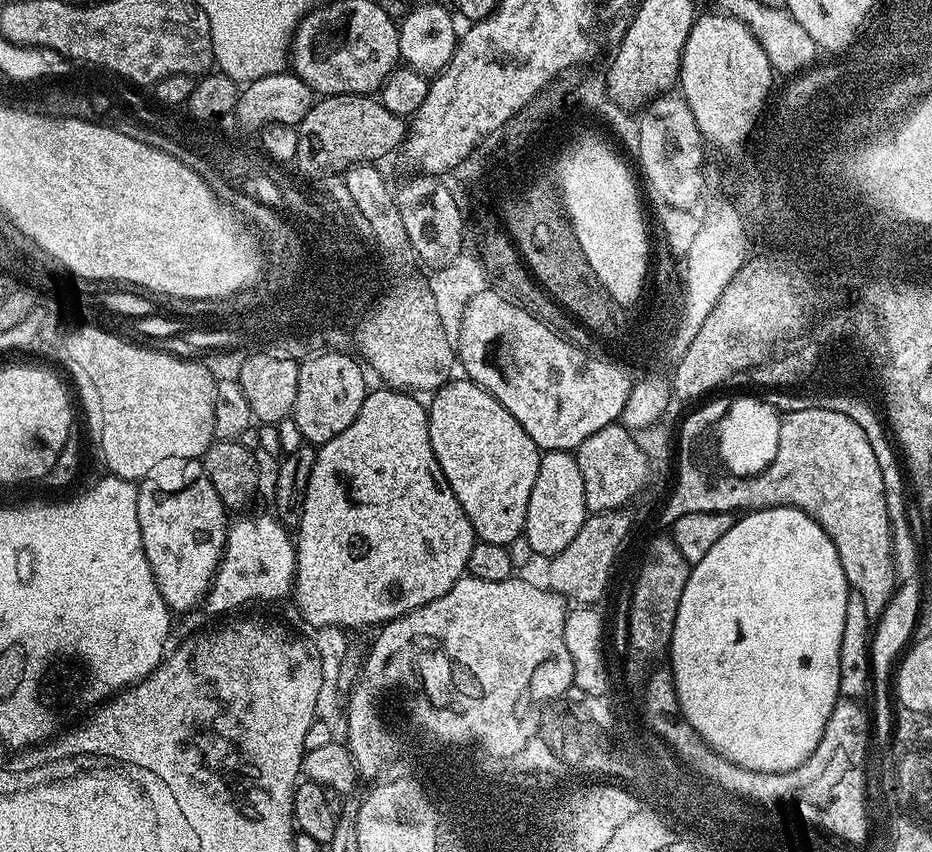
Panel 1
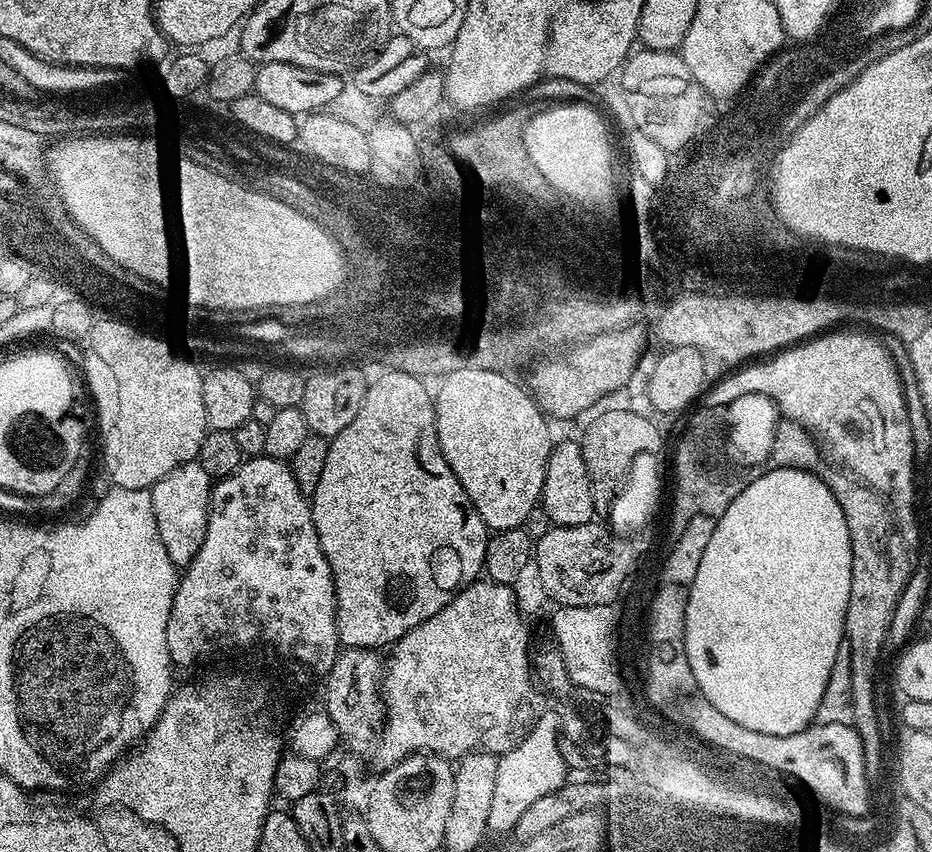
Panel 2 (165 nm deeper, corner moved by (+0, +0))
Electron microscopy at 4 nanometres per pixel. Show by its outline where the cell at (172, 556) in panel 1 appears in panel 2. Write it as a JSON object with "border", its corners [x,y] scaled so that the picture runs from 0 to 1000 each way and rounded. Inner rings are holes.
{"border":[[[212,542],[193,545],[182,556],[178,556],[161,576],[165,594],[165,613],[170,613],[170,627],[174,631],[174,641],[178,641],[178,650],[182,650],[182,660],[191,664],[200,664],[212,650],[217,636],[221,631],[223,616],[223,588],[227,580],[229,560],[217,552]]]}

